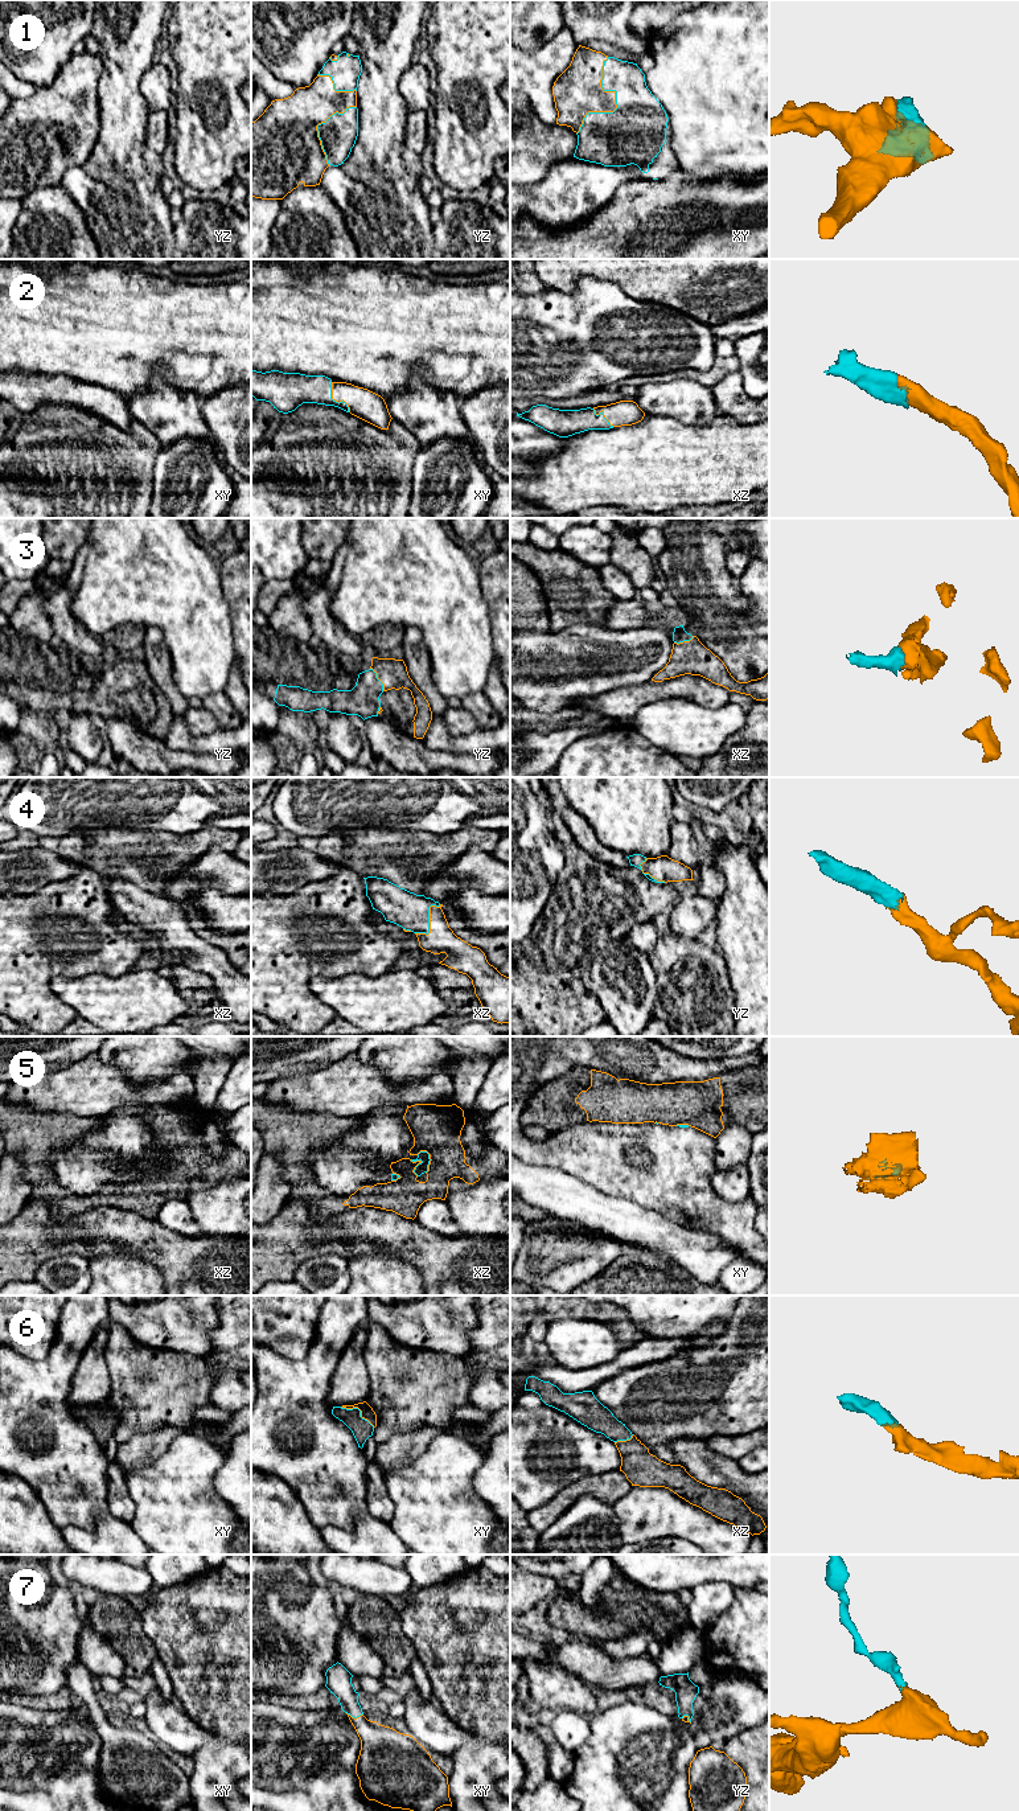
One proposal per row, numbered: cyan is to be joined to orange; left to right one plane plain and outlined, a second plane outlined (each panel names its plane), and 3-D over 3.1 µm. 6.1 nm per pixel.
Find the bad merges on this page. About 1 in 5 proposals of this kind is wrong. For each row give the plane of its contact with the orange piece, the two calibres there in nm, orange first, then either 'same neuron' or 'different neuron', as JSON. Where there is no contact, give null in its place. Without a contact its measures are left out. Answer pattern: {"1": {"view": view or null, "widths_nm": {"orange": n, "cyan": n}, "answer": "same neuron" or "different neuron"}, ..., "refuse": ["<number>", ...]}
{"1": {"view": "xy", "widths_nm": {"orange": 300, "cyan": 360}, "answer": "same neuron"}, "2": {"view": "xy", "widths_nm": {"orange": 180, "cyan": 200}, "answer": "same neuron"}, "3": {"view": "yz", "widths_nm": {"orange": 180, "cyan": 190}, "answer": "same neuron"}, "4": {"view": "xz", "widths_nm": {"orange": 160, "cyan": 220}, "answer": "same neuron"}, "5": {"view": "xz", "widths_nm": {"orange": 300, "cyan": 70}, "answer": "different neuron"}, "6": {"view": "xy", "widths_nm": {"orange": 80, "cyan": 120}, "answer": "same neuron"}, "7": {"view": "xy", "widths_nm": {"orange": 260, "cyan": 160}, "answer": "same neuron"}, "refuse": ["5"]}

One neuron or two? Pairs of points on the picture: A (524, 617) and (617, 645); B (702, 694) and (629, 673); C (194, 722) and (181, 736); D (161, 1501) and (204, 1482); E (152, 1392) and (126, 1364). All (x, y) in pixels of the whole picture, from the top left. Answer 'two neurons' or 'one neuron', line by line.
A: two neurons
B: two neurons
C: two neurons
D: one neuron
E: one neuron

